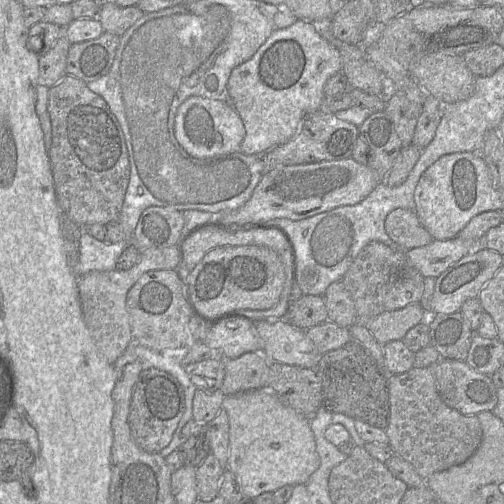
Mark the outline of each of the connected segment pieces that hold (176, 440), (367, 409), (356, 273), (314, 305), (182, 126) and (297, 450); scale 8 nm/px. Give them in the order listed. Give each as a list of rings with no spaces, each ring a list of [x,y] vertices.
[[[133,338],[129,347],[133,347],[133,350],[136,352],[141,362],[142,370],[150,368],[163,370],[174,376],[184,388],[186,409],[171,442],[159,452],[163,457],[166,457],[179,448],[181,444],[181,431],[193,419],[193,397],[197,387],[192,383],[190,375],[181,366],[181,360],[187,356],[187,347],[175,350],[155,351],[137,343]]]
[[[355,340],[326,352],[316,367],[322,381],[322,403],[326,410],[343,414],[386,430],[390,419],[387,376],[376,365],[369,352]]]
[[[372,241],[351,263],[341,280],[354,301],[357,323],[366,325],[383,312],[420,302],[424,276],[410,264],[405,251],[393,250],[381,242]]]
[[[302,295],[292,305],[289,304],[287,313],[289,323],[302,330],[307,330],[328,320],[324,296]]]
[[[191,96],[178,107],[174,133],[184,150],[195,158],[211,158],[240,151],[245,126],[230,102],[201,96]]]
[[[259,388],[225,396],[222,408],[229,419],[229,459],[227,468],[233,472],[245,498],[253,499],[262,493],[274,492],[285,485],[305,483],[320,465],[310,419],[283,404],[267,388]]]

